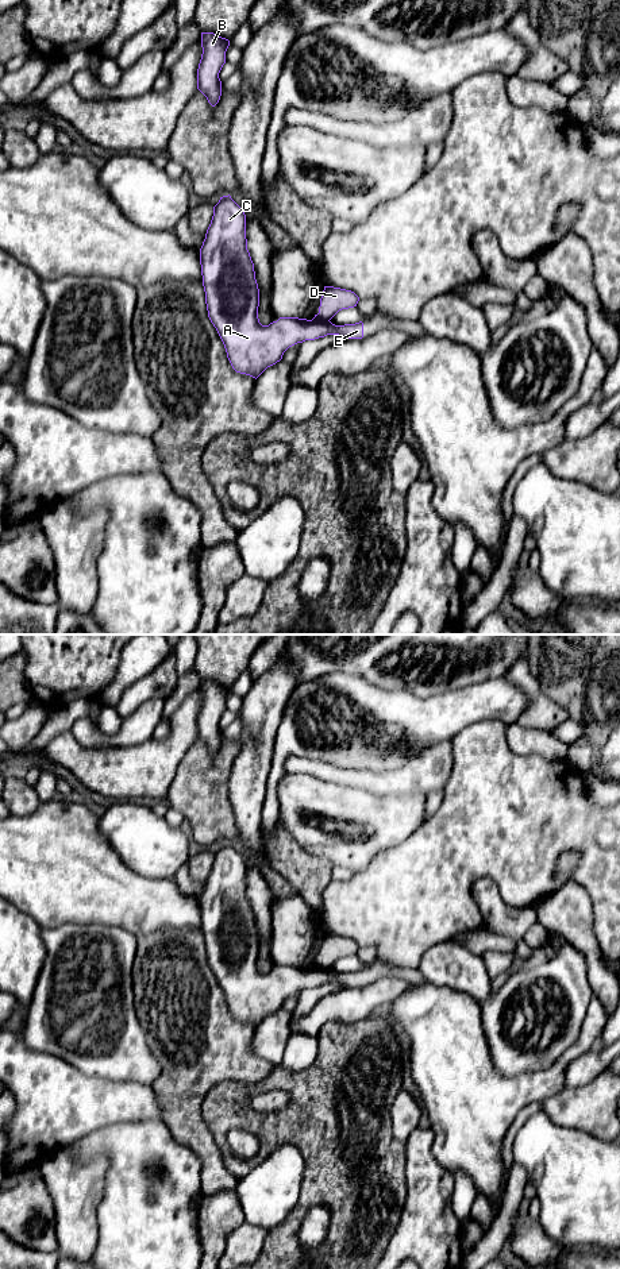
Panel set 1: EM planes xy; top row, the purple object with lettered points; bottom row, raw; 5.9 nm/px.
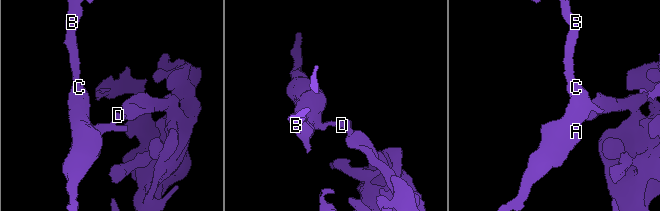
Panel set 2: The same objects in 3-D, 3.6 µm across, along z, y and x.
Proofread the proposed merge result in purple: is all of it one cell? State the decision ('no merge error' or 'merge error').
merge error

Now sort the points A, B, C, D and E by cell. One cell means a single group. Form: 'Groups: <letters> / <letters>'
Groups: A B C E / D

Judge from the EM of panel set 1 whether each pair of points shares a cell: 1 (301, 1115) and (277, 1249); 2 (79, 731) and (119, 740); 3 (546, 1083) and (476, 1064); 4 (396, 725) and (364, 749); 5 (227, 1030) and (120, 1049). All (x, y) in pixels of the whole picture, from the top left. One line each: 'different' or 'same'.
1: same
2: same
3: same
4: same
5: different

